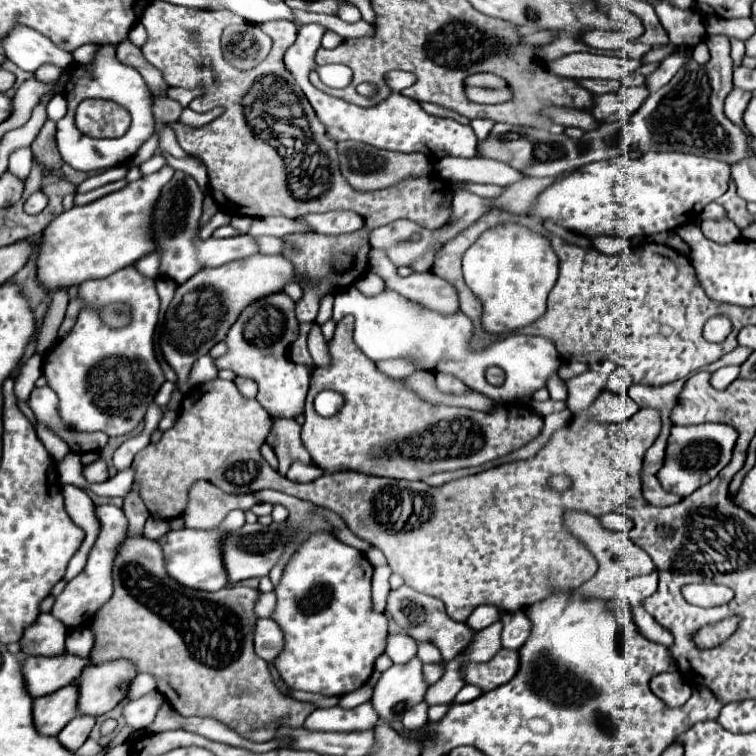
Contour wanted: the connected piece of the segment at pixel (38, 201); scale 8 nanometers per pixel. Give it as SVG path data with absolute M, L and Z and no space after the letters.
M39 190L39 192L31 194L31 196L25 200L25 212L27 212L27 214L39 214L39 212L47 206L47 202L49 202L49 198Z

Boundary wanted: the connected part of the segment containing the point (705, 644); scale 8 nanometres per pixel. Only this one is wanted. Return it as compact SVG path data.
M733 616L733 618L725 618L723 622L719 622L719 624L715 624L715 626L703 628L703 632L697 634L699 646L701 646L701 648L711 648L711 646L715 646L715 644L727 640L727 638L735 632L737 622L739 622L739 618Z

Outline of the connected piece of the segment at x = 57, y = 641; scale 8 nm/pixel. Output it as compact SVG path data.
M41 614L21 638L21 650L29 656L55 656L65 652L67 626L51 614Z

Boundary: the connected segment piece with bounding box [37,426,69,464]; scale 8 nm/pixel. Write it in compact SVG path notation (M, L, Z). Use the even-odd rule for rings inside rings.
M43 426L37 428L37 436L39 436L39 440L43 442L43 446L47 448L49 456L55 460L55 464L61 464L63 458L69 454L67 444L65 444L61 438L55 438L55 434L51 434L49 430L43 430Z

